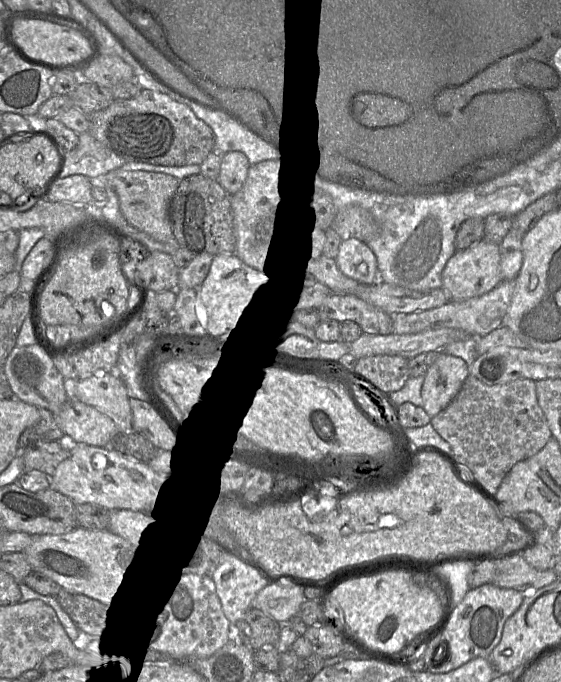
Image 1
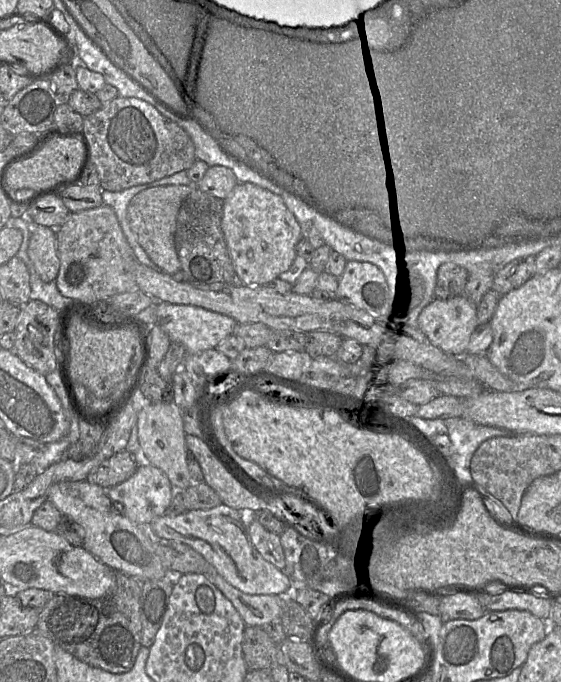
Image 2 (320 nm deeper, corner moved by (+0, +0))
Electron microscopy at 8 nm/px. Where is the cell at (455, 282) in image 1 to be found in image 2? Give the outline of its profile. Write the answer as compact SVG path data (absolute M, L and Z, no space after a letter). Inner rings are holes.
M464 294L442 300L436 298L420 318L420 329L442 351L463 355L478 326L477 305Z

